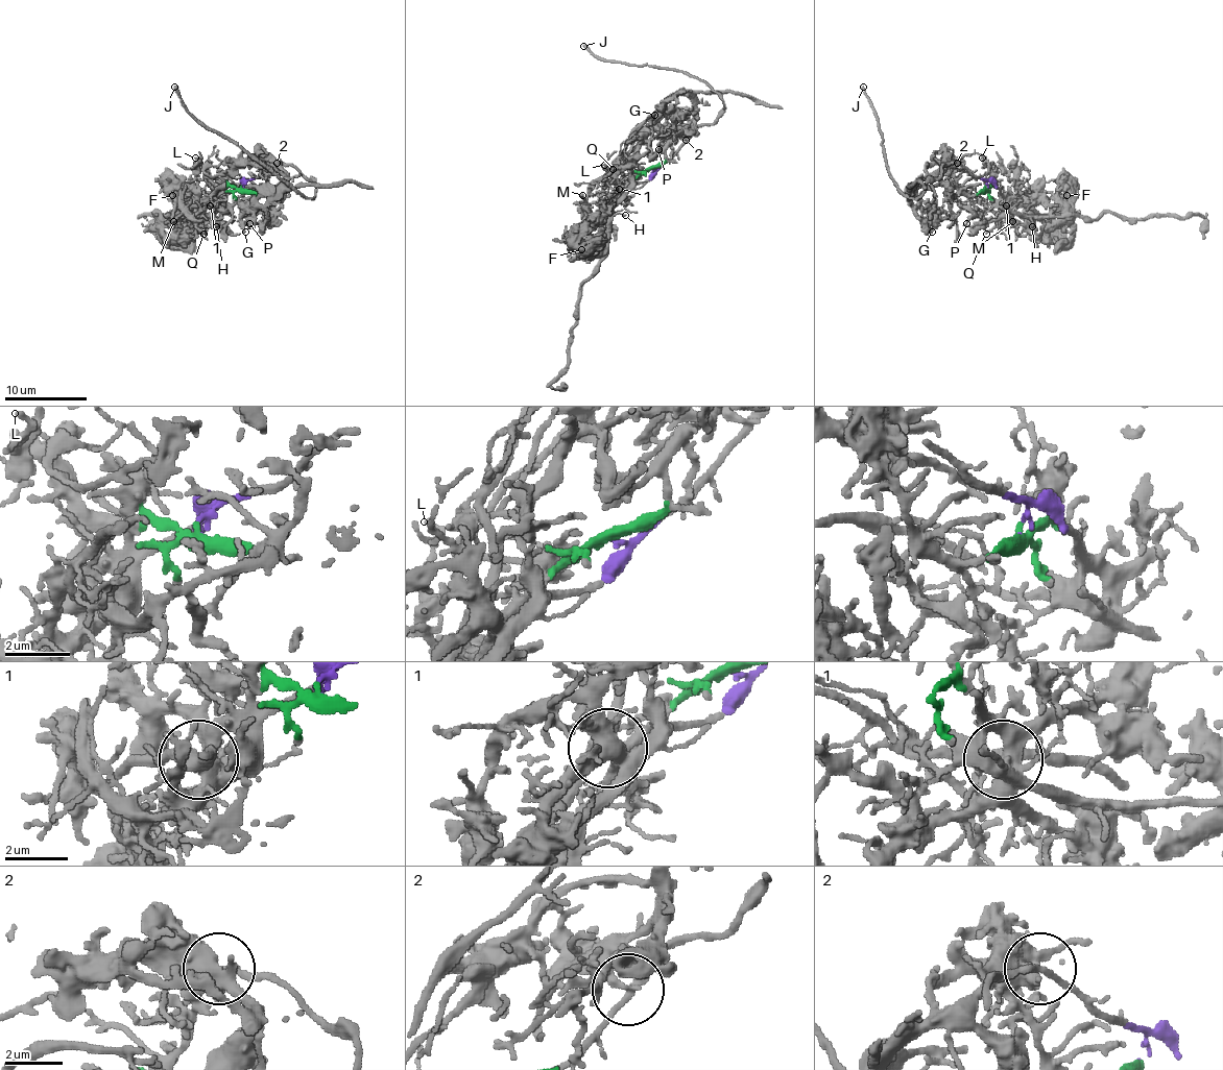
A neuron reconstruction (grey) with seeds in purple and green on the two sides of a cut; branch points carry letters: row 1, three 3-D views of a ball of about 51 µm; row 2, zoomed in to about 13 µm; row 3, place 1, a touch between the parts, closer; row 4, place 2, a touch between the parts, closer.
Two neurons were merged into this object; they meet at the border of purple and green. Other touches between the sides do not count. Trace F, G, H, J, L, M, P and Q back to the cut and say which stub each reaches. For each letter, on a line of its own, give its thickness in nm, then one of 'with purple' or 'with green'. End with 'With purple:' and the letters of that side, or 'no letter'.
F: calibre 340 nm; with green
G: calibre 200 nm; with green
H: calibre 110 nm; with purple
J: calibre 240 nm; with purple
L: calibre 120 nm; with purple
M: calibre 170 nm; with purple
P: calibre 150 nm; with green
Q: calibre 130 nm; with purple
With purple: H, J, L, M, Q

